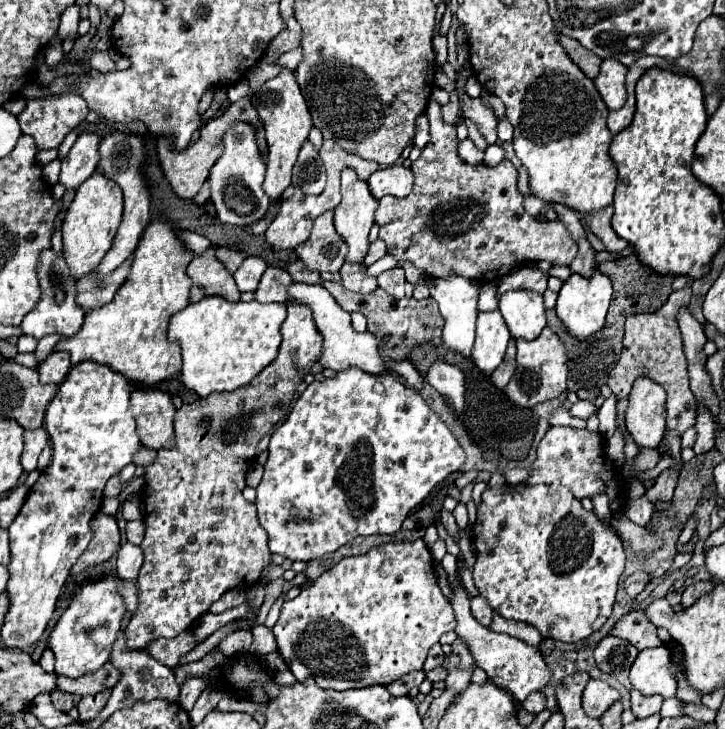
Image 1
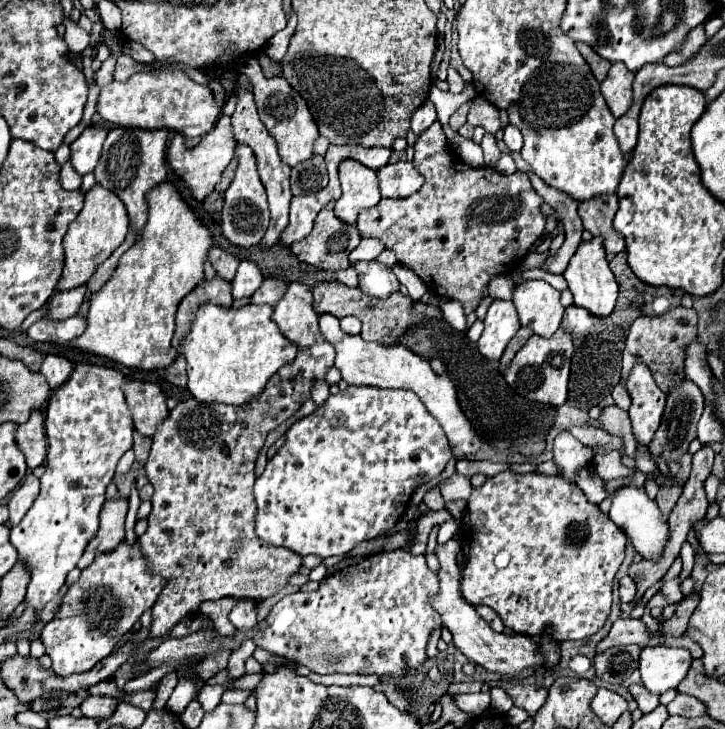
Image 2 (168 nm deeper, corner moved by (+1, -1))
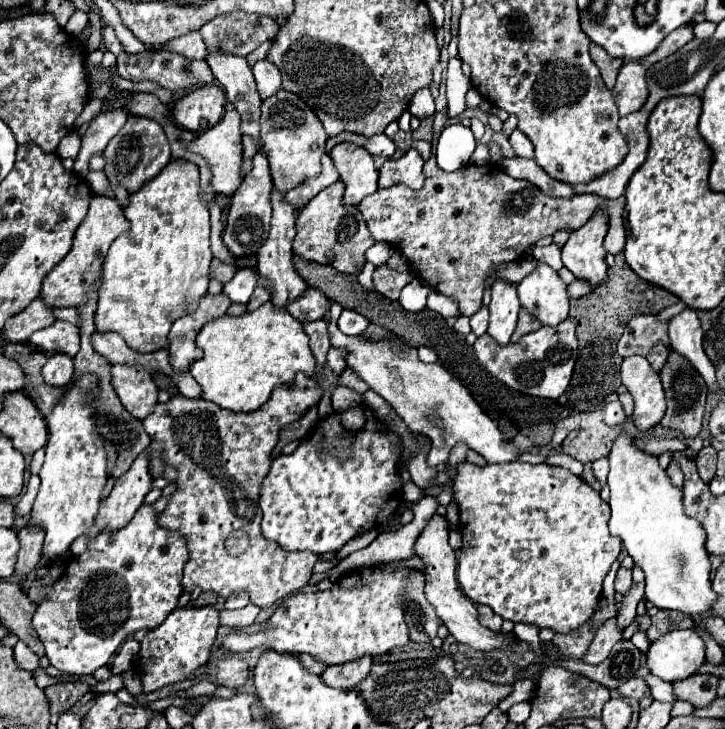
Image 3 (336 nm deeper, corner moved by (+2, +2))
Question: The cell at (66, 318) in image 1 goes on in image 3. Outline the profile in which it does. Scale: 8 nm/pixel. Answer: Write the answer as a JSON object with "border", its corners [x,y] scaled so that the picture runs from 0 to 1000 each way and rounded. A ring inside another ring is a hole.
{"border":[[[76,440],[73,446],[48,454],[40,468],[57,481],[81,481],[103,490],[109,481],[109,449],[95,440]]]}

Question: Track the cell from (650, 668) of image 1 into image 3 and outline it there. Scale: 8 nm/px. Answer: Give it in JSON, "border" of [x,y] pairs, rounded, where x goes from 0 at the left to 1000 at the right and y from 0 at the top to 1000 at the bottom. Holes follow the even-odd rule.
{"border":[[[956,863],[926,866],[901,879],[892,893],[895,920],[923,937],[956,926],[970,907],[972,885]]]}

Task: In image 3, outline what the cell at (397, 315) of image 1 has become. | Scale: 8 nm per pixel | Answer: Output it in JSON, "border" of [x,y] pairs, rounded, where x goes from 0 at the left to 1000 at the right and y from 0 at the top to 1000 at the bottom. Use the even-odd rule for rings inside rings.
{"border":[[[423,396],[410,413],[404,413],[396,427],[412,438],[412,440],[437,440],[448,435],[448,427],[457,421],[457,410],[437,399],[437,396]]]}

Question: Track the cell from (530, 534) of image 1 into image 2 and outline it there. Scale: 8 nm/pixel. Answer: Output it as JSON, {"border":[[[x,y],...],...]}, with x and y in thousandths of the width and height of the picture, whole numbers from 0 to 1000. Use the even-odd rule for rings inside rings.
{"border":[[[695,645],[651,672],[632,741],[640,760],[634,812],[651,831],[676,831],[687,840],[695,859],[714,870],[761,870],[770,881],[803,878],[822,870],[844,831],[844,798],[861,768],[863,733],[841,716],[822,691],[814,691],[806,675],[772,656],[753,650],[712,650]]]}

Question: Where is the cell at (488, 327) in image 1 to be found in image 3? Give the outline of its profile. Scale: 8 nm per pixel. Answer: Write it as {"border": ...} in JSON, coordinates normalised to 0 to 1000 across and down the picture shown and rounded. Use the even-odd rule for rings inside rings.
{"border":[[[683,385],[677,391],[677,416],[674,416],[674,449],[672,460],[683,465],[688,473],[699,473],[710,446],[713,446],[713,429],[719,418],[713,410],[710,391],[702,391],[697,385]]]}

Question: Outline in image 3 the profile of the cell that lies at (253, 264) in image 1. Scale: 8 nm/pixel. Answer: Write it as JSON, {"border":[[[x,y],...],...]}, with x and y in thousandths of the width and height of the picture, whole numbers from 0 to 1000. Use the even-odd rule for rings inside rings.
{"border":[[[335,366],[324,374],[324,380],[308,391],[308,399],[316,405],[321,416],[341,416],[349,396],[354,394],[354,374],[349,366]]]}

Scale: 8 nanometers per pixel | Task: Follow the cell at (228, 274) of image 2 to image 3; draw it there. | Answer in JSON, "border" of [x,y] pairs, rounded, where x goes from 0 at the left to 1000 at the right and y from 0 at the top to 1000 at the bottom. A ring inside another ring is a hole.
{"border":[[[294,353],[294,358],[291,358],[291,380],[302,383],[305,388],[313,388],[313,385],[319,385],[319,383],[321,383],[324,372],[327,372],[327,369],[324,369],[321,364],[316,364],[316,361],[308,361],[305,355]]]}

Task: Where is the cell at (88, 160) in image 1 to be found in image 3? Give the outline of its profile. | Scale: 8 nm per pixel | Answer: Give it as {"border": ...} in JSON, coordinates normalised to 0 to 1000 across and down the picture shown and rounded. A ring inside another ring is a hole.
{"border":[[[153,150],[153,152],[142,152],[139,158],[134,158],[128,163],[123,177],[112,188],[112,207],[103,215],[103,226],[101,226],[103,240],[109,240],[109,243],[120,240],[123,218],[128,213],[137,213],[145,207],[148,196],[161,185],[167,171],[172,171],[175,158],[178,155],[172,150]]]}

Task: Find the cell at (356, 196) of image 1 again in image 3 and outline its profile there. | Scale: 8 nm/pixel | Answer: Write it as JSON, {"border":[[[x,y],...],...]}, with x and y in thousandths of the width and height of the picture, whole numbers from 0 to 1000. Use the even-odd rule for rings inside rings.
{"border":[[[468,196],[454,207],[454,213],[470,240],[470,248],[476,251],[476,281],[492,281],[501,270],[523,259],[523,237],[514,226],[514,215],[501,202],[487,196]]]}

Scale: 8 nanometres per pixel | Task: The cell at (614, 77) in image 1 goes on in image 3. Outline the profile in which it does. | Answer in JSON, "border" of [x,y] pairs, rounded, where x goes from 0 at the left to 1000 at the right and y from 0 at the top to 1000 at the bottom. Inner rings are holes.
{"border":[[[879,84],[859,86],[851,114],[843,122],[854,158],[868,158],[873,152],[881,152],[892,136],[892,117],[890,117],[890,89]]]}

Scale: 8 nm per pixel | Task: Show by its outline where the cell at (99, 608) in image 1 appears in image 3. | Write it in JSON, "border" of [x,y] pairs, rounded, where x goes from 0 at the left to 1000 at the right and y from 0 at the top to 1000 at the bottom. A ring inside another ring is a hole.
{"border":[[[208,693],[203,695],[194,695],[186,709],[178,715],[178,720],[172,720],[170,726],[159,728],[159,731],[137,731],[131,739],[126,739],[123,745],[123,753],[117,759],[112,759],[109,764],[101,764],[98,772],[92,772],[90,778],[90,786],[84,789],[84,794],[76,800],[76,805],[70,808],[68,813],[68,822],[59,824],[54,833],[51,833],[51,841],[46,844],[46,860],[62,888],[62,898],[68,904],[68,909],[92,923],[92,926],[126,926],[131,918],[148,912],[153,907],[153,901],[161,896],[164,885],[178,874],[183,871],[186,866],[192,863],[211,863],[217,857],[225,855],[225,849],[244,833],[244,824],[247,824],[247,816],[250,816],[250,791],[252,791],[252,775],[258,772],[258,750],[255,750],[255,742],[250,739],[247,731],[239,731],[239,728],[228,728],[225,723],[217,720],[217,704],[208,698]]]}

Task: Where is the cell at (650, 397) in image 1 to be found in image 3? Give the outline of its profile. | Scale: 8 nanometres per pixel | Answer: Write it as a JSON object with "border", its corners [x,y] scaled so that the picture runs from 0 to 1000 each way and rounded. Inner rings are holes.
{"border":[[[884,487],[862,490],[857,498],[859,528],[876,547],[873,580],[884,594],[903,586],[917,569],[917,539],[909,514]]]}

